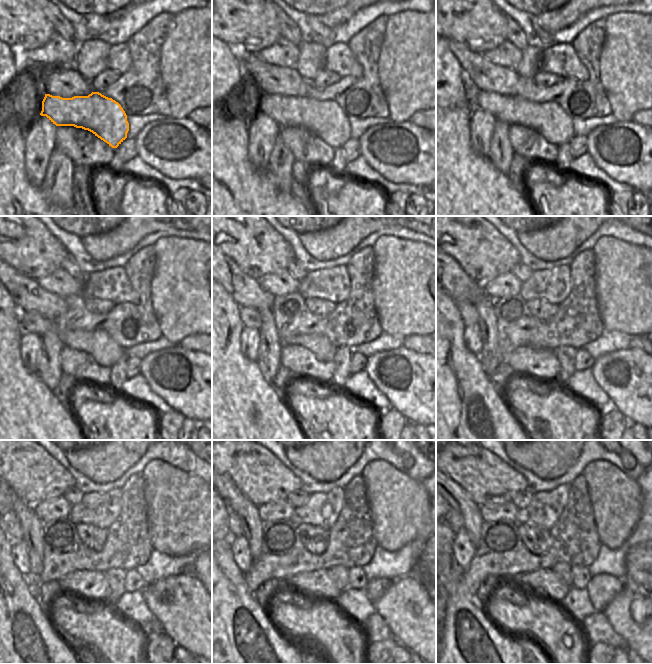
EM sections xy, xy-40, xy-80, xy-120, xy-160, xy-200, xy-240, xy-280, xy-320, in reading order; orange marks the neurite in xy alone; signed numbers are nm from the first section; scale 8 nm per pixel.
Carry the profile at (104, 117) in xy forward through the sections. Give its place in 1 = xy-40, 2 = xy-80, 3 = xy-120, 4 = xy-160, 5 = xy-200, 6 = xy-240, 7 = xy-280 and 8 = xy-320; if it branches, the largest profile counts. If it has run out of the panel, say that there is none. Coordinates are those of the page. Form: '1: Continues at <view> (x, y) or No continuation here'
1: Continues at xy-40 (325, 118)
2: Continues at xy-80 (548, 118)
3: Continues at xy-120 (105, 351)
4: Continues at xy-160 (320, 345)
5: Continues at xy-200 (468, 312)
6: Continues at xy-240 (8, 522)
7: Continues at xy-280 (235, 528)
8: Continues at xy-320 (456, 522).

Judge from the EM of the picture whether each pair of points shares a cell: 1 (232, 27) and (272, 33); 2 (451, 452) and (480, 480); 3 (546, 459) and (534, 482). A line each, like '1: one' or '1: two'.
1: one
2: one
3: two

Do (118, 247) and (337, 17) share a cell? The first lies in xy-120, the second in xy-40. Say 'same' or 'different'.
same

